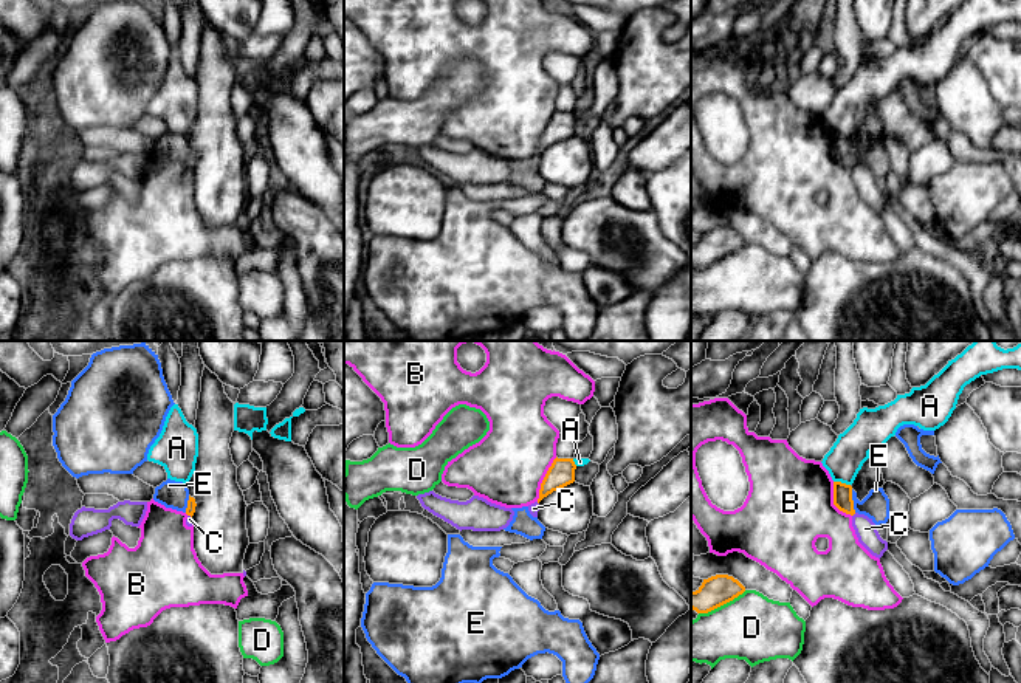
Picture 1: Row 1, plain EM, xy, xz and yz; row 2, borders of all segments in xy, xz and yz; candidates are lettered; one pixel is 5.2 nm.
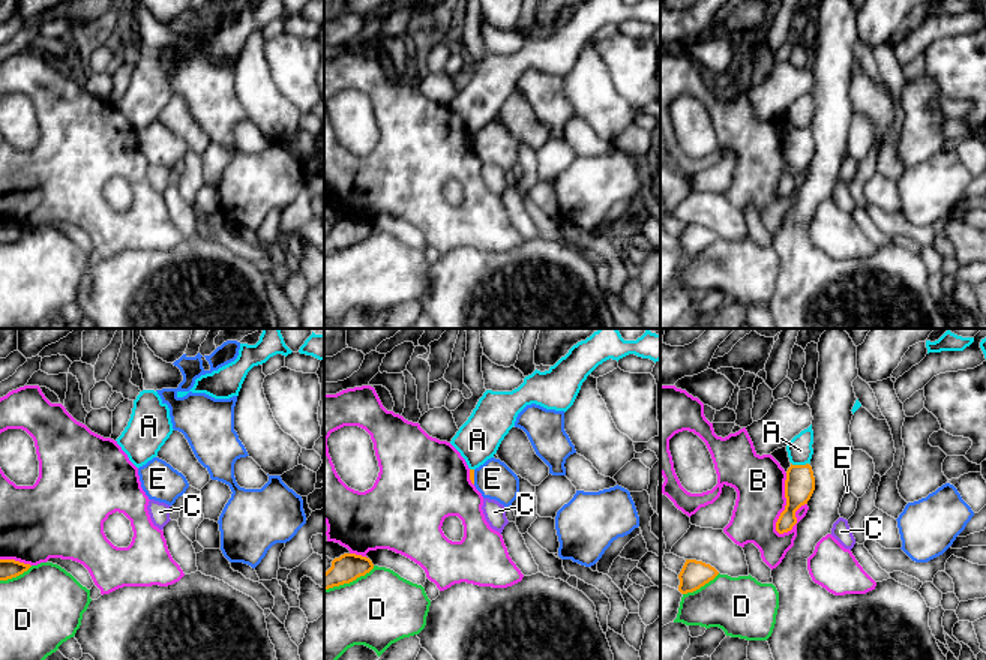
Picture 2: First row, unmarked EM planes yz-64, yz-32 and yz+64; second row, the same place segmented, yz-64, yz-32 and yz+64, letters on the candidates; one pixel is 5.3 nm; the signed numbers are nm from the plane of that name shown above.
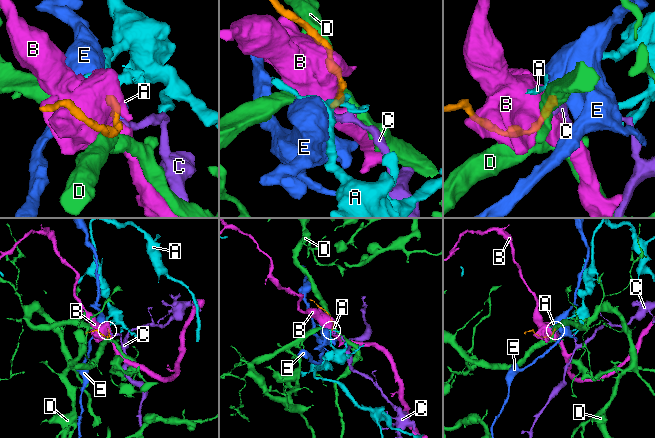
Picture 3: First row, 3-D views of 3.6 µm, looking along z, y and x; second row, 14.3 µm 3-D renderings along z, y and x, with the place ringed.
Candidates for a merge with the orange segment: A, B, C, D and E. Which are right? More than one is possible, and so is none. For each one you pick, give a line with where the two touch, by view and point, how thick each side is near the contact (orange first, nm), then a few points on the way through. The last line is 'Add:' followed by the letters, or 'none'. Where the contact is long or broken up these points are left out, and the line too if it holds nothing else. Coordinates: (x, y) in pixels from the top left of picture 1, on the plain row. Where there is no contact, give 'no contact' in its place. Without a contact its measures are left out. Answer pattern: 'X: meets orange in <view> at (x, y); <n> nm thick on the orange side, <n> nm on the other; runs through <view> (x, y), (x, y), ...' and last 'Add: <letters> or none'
Add: none

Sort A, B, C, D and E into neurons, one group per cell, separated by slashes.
A / B / C / D / E

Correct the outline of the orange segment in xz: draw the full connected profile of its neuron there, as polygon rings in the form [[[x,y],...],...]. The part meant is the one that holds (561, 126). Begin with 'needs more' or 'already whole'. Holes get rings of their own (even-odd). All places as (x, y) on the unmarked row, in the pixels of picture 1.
already whole; [[[556,110],[541,136],[538,156],[544,150],[552,147],[553,144],[558,144],[558,142],[573,136],[575,122],[576,122],[576,118],[575,118],[573,112],[558,112]]]

